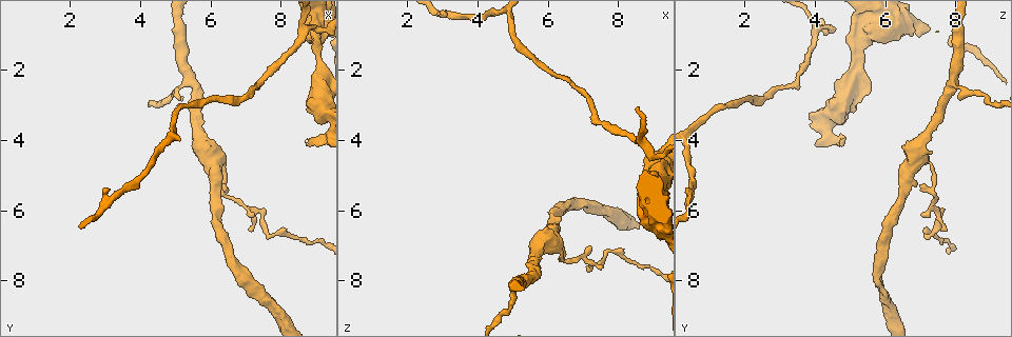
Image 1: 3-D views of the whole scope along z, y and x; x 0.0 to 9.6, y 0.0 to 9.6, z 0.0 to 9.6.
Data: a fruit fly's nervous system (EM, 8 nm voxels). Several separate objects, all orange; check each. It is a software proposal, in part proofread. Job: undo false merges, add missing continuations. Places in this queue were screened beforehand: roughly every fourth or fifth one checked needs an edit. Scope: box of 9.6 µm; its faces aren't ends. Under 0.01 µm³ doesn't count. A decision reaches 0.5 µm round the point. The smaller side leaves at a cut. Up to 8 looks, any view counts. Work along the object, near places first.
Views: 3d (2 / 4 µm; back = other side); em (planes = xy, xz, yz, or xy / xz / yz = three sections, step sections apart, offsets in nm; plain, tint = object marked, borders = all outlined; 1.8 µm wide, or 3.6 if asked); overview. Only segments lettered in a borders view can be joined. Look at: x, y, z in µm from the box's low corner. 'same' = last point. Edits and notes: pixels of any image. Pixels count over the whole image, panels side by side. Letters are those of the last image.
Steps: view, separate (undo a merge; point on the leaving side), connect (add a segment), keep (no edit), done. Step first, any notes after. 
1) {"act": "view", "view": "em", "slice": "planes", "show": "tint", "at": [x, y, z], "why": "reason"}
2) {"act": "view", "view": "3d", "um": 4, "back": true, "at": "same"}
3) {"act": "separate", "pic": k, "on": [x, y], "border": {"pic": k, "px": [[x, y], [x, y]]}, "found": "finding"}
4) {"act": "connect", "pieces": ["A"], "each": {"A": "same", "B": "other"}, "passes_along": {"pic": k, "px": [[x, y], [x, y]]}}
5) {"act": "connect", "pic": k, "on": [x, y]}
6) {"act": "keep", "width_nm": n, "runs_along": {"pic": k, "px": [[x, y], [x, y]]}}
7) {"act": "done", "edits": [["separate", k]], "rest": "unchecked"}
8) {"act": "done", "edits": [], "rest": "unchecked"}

{"act": "view", "view": "em", "slice": "yz", "step": 8, "show": "borders", "at": [5.55, 2.40, 7.90], "why": "branch point"}

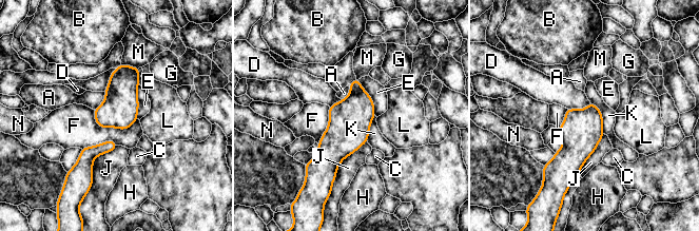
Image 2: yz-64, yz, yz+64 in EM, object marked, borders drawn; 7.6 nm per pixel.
{"act": "keep", "each": {"A": "other", "B": "other", "C": "other", "D": "other", "E": "other", "F": "other", "G": "other", "H": "other", "J": "other", "K": "other", "L": "other", "M": "other", "N": "other"}, "found": "all the same neuron"}

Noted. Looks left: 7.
{"act": "view", "view": "3d", "um": 4, "at": [8.70, 4.10, 4.75], "why": "branch stops here"}

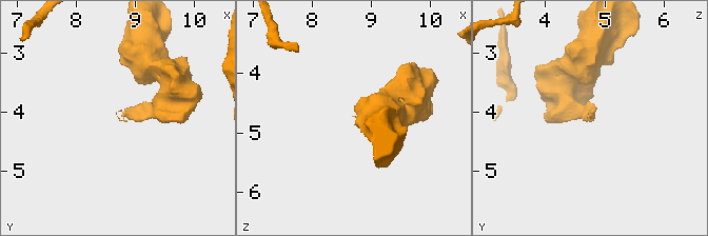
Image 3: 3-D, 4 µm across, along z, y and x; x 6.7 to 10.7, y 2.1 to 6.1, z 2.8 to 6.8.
{"act": "view", "view": "em", "slice": "planes", "show": "plain", "at": [8.70, 4.05, 4.75], "why": "now the EM"}

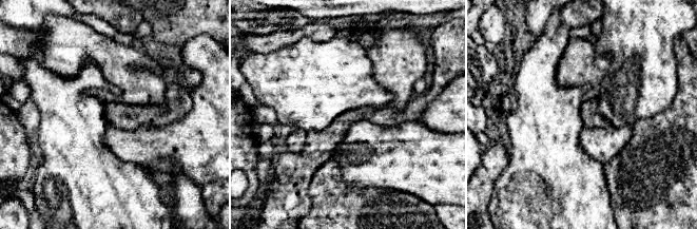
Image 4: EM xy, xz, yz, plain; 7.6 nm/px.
{"act": "view", "view": "em", "slice": "planes", "show": "borders", "at": "same", "why": "what lies round it"}

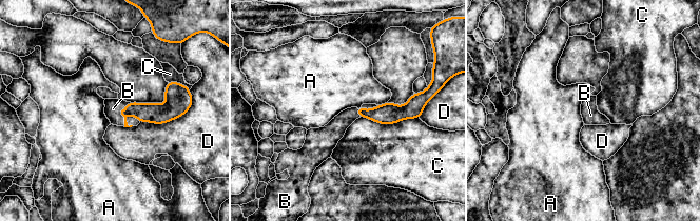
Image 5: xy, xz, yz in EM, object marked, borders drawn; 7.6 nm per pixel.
{"act": "connect", "pieces": ["B"], "each": {"A": "other", "B": "same", "C": "other", "D": "other"}, "passes_along": {"pic": 5, "px": [[154, 113], [121, 114], [113, 108]]}, "found": "it goes on there"}

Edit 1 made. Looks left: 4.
{"act": "view", "view": "overview", "why": "see it whole again"}

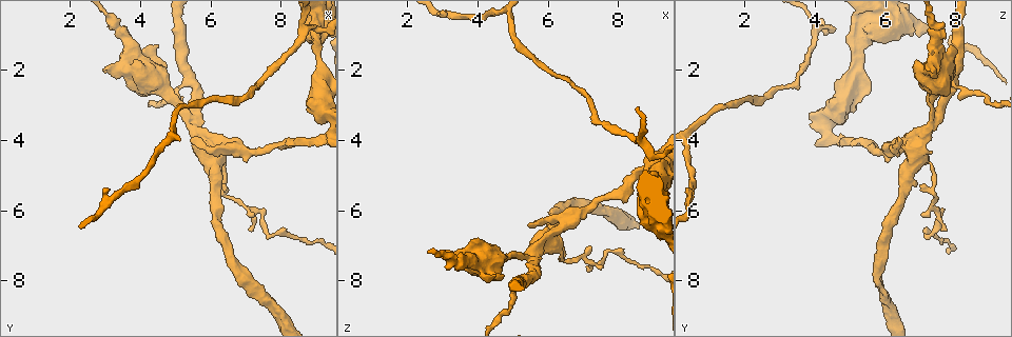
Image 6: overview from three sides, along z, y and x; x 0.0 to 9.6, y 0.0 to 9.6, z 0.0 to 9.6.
{"act": "view", "view": "em", "slice": "xy", "step": 4, "show": "borders", "at": [9.00, 1.45, 5.15], "why": "three-way junction"}

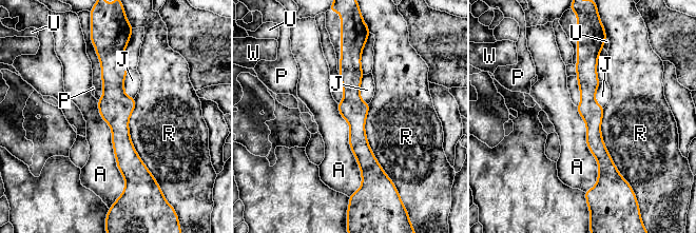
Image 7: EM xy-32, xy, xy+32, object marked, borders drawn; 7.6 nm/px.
{"act": "keep", "each": {"A": "other", "J": "other", "P": "other", "R": "other", "U": "other", "W": "other"}, "border": {"pic": 7, "px": [[97, 100], [124, 189]]}, "found": "one neuron here"}

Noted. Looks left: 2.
{"act": "done", "edits": [["connect", 5]], "rest": "unchecked"}

